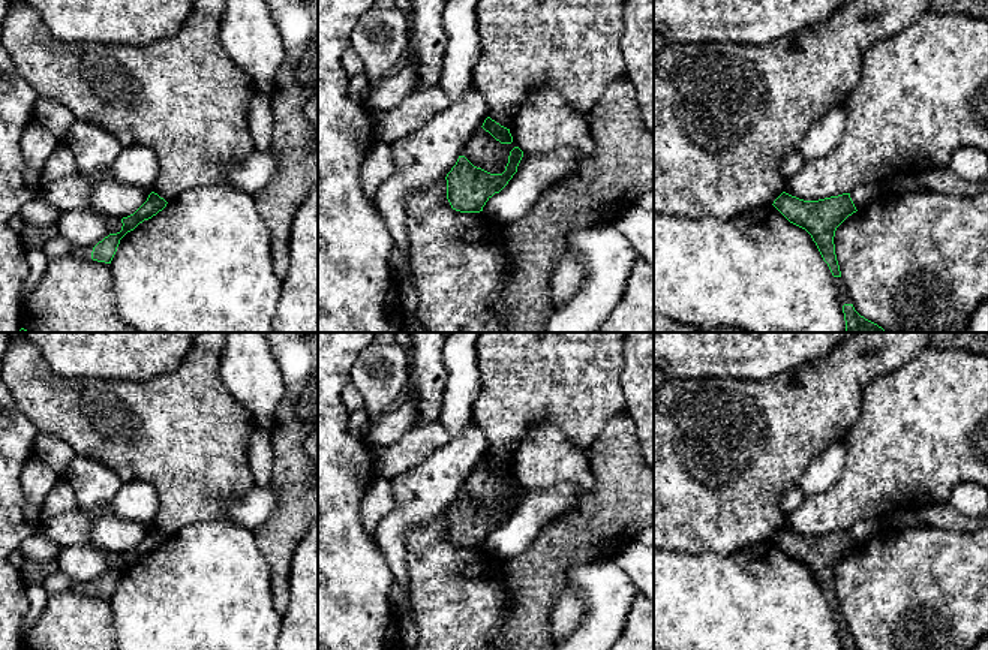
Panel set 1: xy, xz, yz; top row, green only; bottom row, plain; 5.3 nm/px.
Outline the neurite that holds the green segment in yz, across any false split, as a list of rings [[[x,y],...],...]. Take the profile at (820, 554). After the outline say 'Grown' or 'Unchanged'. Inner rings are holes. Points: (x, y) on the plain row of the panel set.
[[[783,527],[772,539],[790,559],[805,565],[816,578],[823,596],[834,613],[841,613],[835,590],[834,572],[837,563],[853,548],[856,542],[850,529],[819,536],[804,536]]]. Unchanged

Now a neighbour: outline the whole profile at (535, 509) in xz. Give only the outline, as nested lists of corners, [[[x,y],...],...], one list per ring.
[[[567,482],[543,491],[523,488],[517,508],[499,529],[489,533],[483,548],[501,559],[523,553],[544,526],[577,506],[580,494]]]

